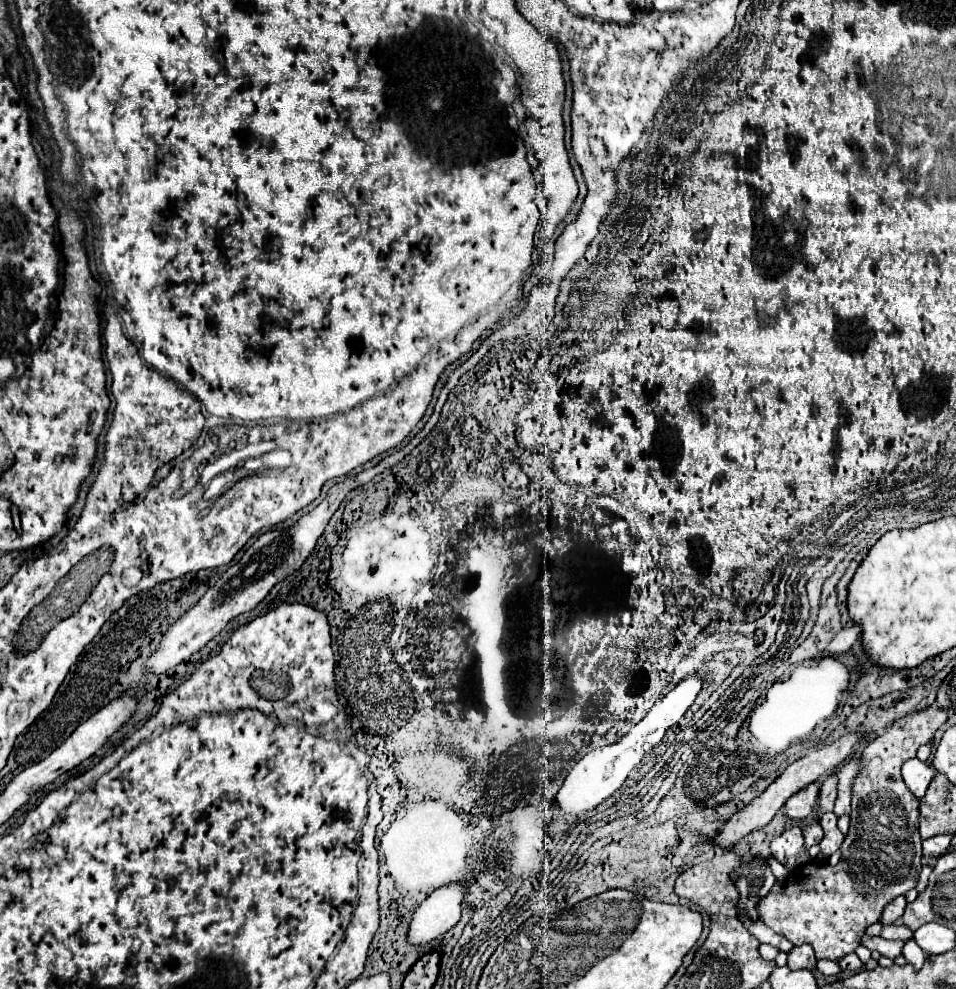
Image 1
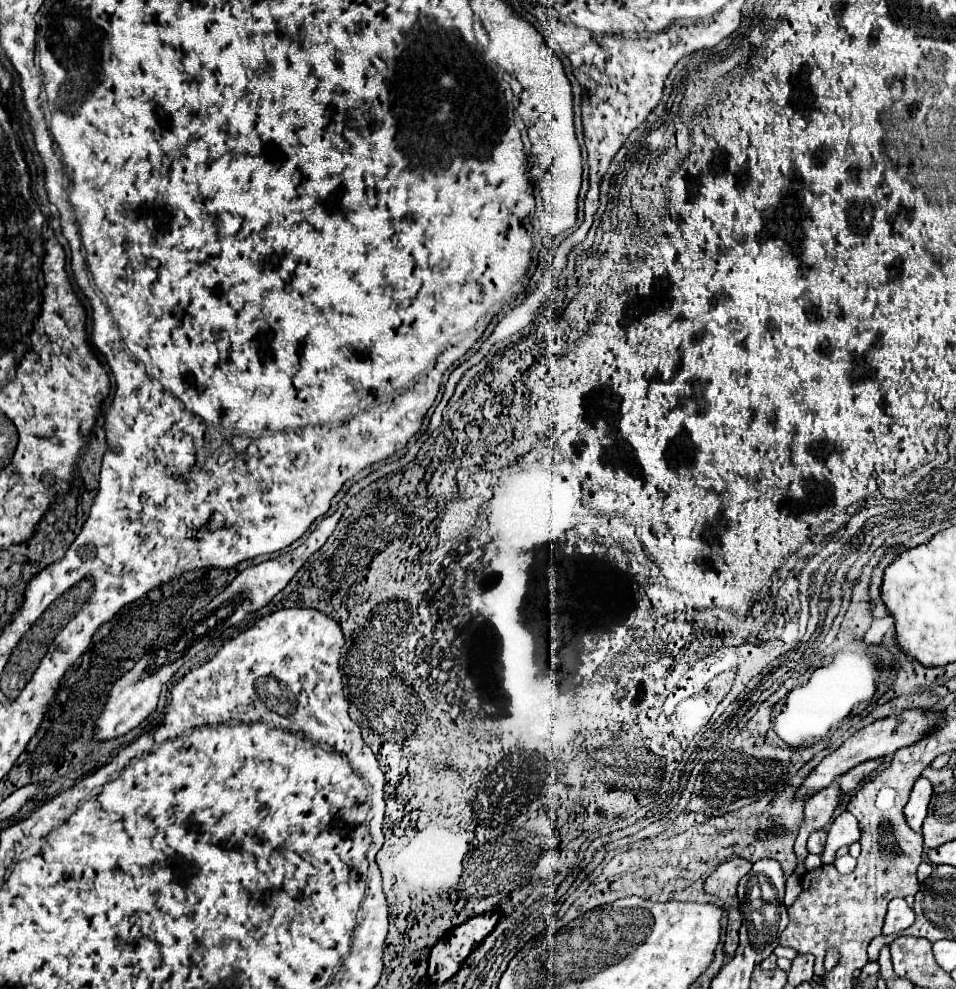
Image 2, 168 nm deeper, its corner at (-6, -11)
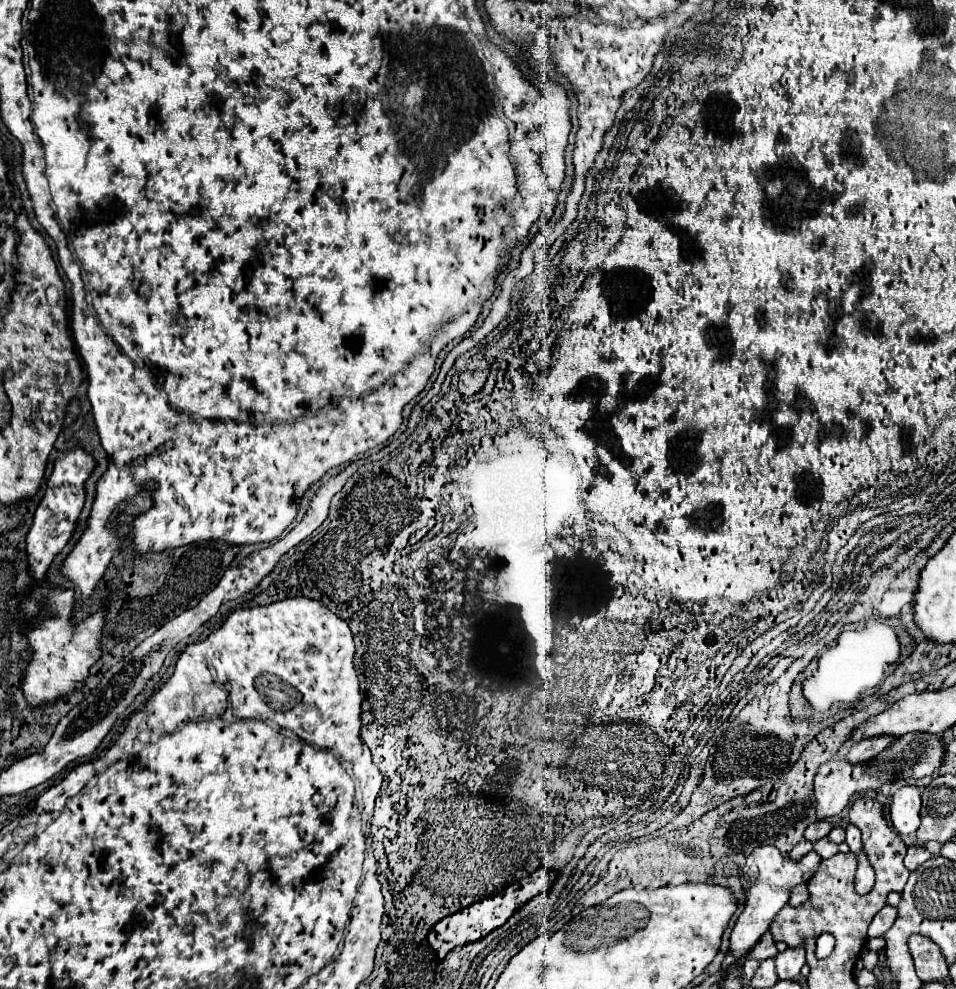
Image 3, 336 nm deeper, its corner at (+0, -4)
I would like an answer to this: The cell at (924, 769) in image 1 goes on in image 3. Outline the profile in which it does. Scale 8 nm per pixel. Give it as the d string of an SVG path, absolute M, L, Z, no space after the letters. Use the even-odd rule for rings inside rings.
M903 785L891 799L889 819L893 829L907 837L919 829L919 809L921 809L921 791L913 785Z

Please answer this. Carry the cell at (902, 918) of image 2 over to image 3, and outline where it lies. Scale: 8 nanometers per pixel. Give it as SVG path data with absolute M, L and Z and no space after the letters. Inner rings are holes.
M889 905L883 907L869 925L869 937L883 937L895 919L897 919L897 909L889 907Z

